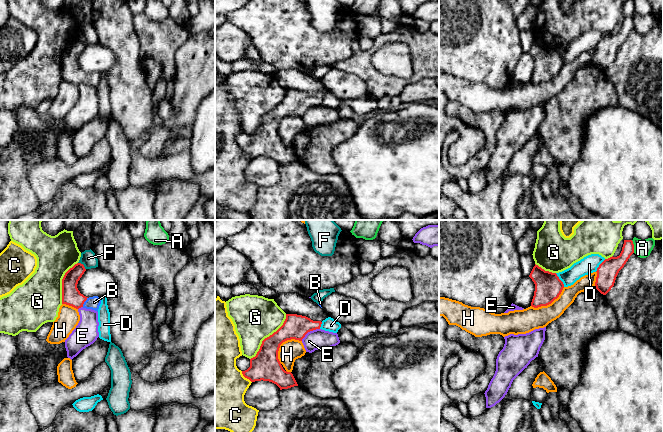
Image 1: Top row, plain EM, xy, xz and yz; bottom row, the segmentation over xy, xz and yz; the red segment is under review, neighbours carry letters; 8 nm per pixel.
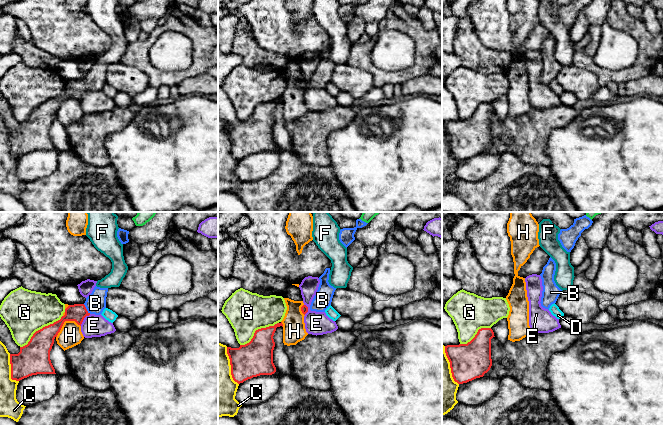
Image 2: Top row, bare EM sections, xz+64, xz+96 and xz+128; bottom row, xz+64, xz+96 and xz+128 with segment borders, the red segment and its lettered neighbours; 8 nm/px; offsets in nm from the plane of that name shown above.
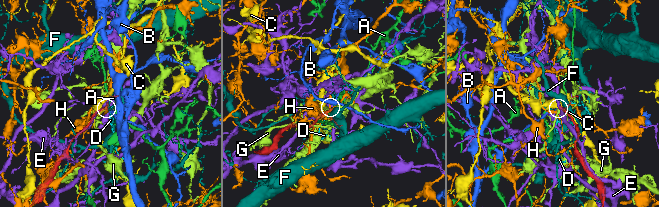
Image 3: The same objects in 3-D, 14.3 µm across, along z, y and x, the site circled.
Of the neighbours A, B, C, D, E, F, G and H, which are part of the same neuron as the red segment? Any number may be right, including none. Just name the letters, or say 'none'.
B

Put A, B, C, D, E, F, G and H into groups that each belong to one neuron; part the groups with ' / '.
A / B / C / D / E / F / G / H

